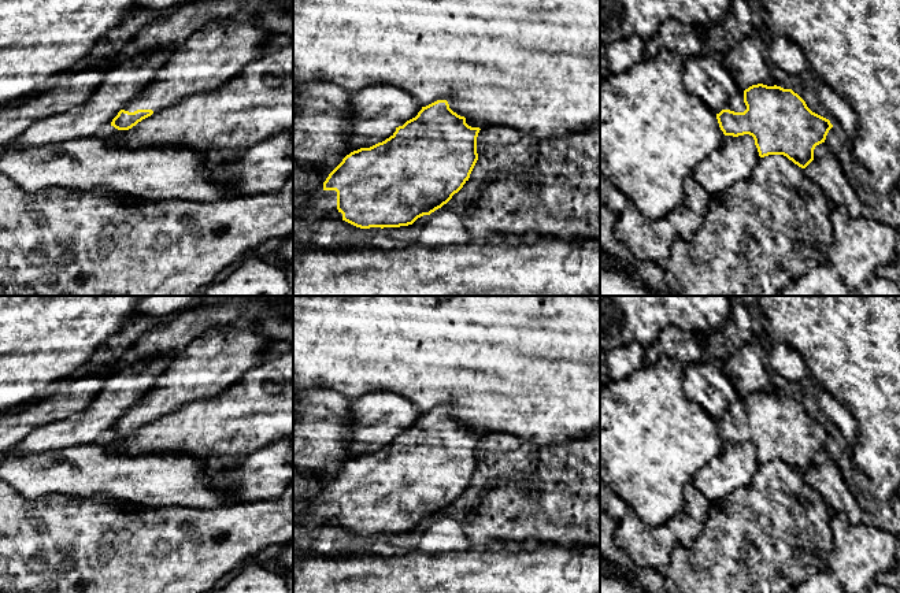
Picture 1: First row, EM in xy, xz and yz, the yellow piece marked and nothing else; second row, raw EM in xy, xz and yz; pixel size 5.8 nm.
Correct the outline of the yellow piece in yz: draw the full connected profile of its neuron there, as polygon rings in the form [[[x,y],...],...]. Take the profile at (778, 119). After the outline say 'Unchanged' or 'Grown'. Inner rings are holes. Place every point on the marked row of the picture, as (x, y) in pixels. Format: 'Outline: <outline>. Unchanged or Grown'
Outline: [[[763,84],[752,85],[730,96],[726,107],[716,114],[716,119],[725,136],[752,136],[760,157],[784,155],[801,168],[814,160],[815,147],[825,142],[833,127],[829,119],[812,112],[792,89]]]. Grown

